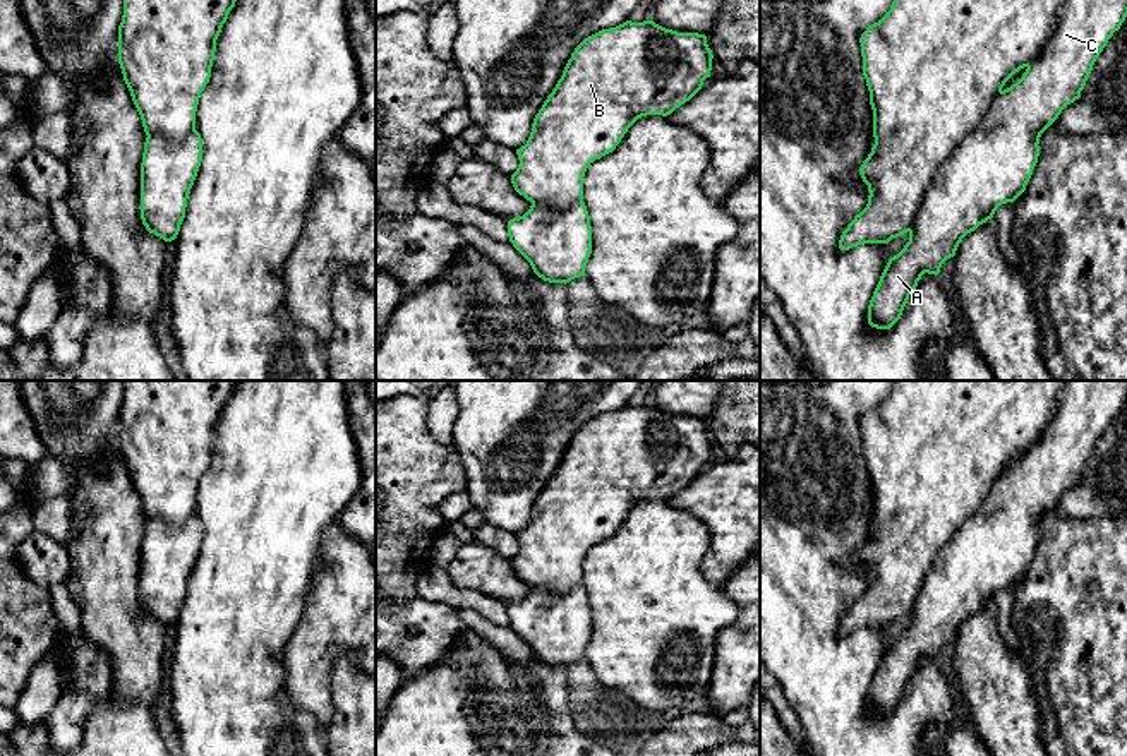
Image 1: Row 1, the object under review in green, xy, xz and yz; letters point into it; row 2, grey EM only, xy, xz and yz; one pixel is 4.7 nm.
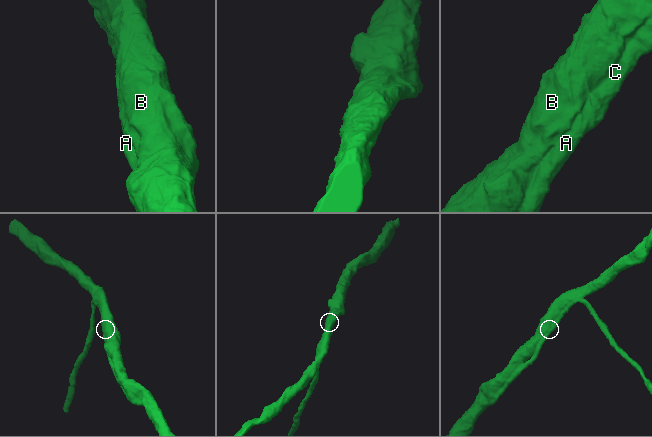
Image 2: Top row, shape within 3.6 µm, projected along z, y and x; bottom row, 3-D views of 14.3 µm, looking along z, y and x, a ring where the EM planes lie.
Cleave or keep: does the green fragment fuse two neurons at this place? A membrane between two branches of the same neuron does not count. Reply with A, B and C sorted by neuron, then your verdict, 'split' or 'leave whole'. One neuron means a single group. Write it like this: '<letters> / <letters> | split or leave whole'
A B C | leave whole

